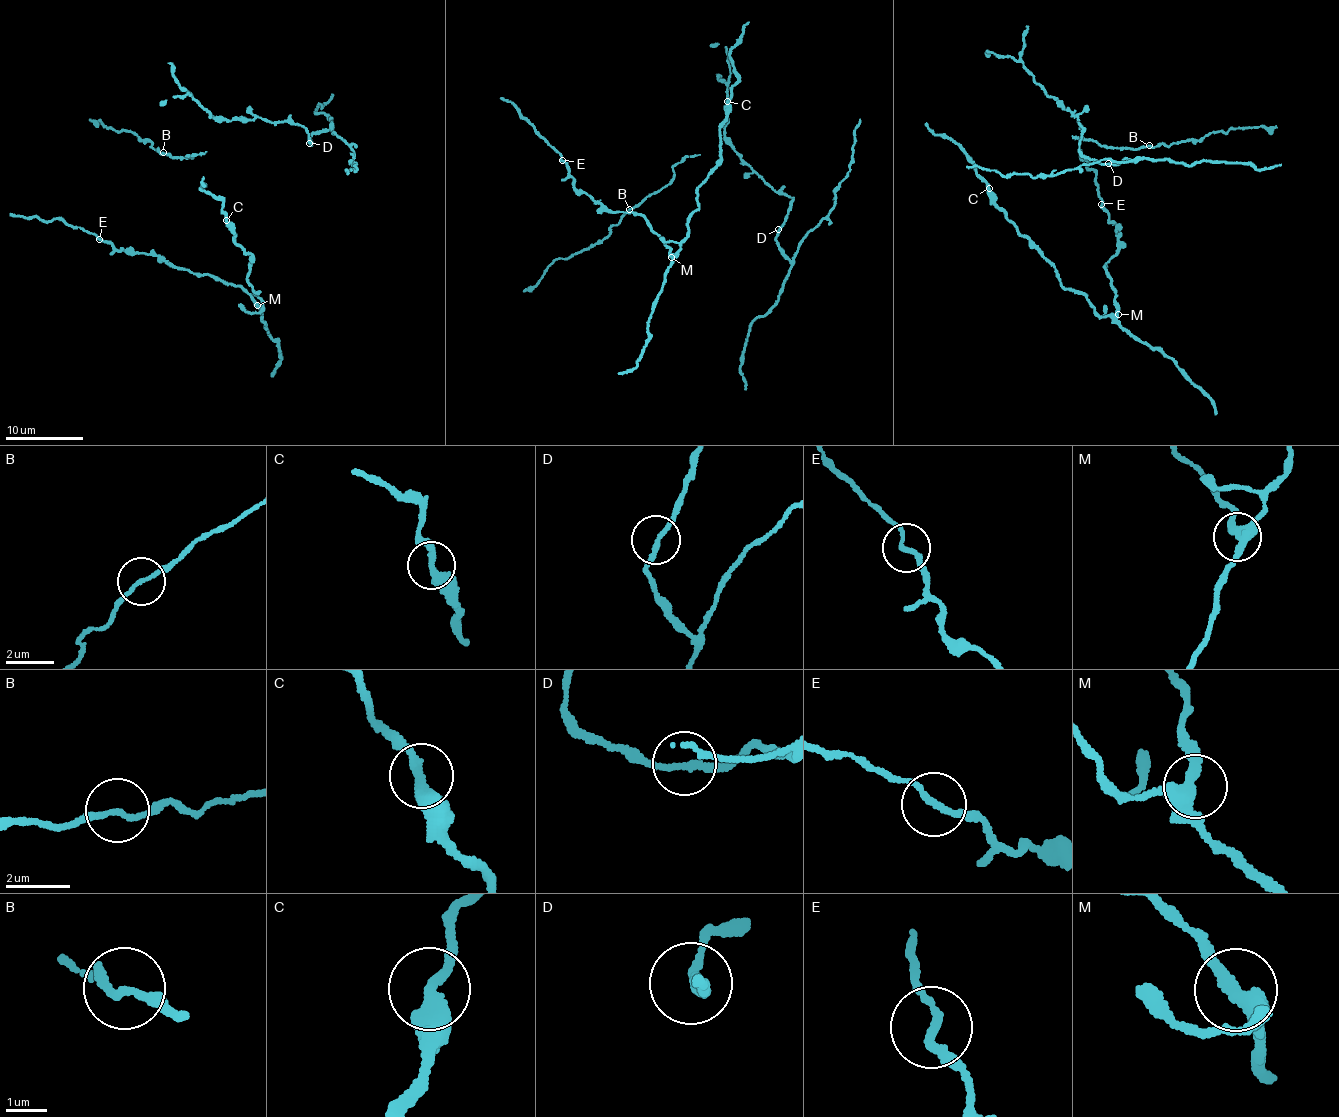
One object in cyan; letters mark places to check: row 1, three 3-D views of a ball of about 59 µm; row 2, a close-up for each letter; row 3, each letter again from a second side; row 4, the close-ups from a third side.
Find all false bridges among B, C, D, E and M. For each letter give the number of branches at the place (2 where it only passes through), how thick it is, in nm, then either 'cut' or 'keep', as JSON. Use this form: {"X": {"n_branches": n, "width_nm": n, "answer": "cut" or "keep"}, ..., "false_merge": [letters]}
{"B": {"n_branches": 2, "width_nm": 160, "answer": "keep"}, "C": {"n_branches": 2, "width_nm": 320, "answer": "keep"}, "D": {"n_branches": 2, "width_nm": 200, "answer": "keep"}, "E": {"n_branches": 2, "width_nm": 190, "answer": "keep"}, "M": {"n_branches": 4, "width_nm": 320, "answer": "keep"}, "false_merge": []}

